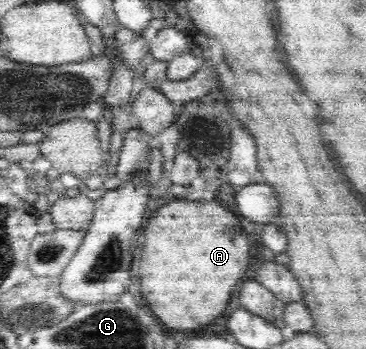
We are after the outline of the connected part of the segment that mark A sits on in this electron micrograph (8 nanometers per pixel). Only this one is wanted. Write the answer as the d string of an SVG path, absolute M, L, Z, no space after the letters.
M177 198L165 201L154 211L145 229L139 234L145 235L141 265L139 265L139 285L141 293L151 305L153 315L171 329L193 331L203 325L213 323L229 305L231 293L249 268L249 240L245 237L241 223L233 210L220 201L187 201Z

